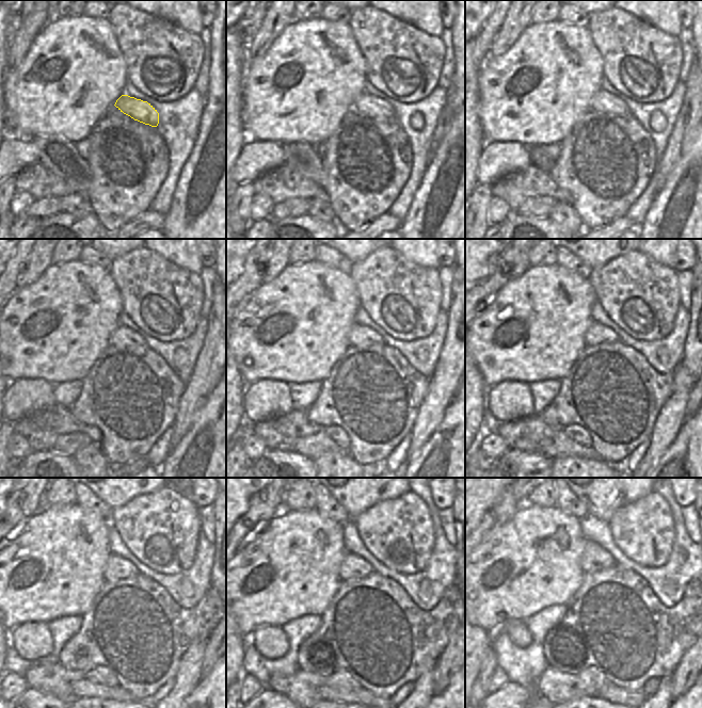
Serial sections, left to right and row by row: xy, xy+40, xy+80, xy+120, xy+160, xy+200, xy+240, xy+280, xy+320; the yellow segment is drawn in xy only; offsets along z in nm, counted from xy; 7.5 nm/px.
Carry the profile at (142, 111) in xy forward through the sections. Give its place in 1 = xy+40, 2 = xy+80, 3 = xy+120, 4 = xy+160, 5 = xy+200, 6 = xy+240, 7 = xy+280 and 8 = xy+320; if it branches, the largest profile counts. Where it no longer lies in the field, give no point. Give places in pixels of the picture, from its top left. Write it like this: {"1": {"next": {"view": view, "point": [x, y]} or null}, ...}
{"1": {"next": {"view": "xy+40", "point": [366, 105]}}, "2": {"next": {"view": "xy+80", "point": [603, 101]}}, "3": {"next": {"view": "xy+120", "point": [123, 337]}}, "4": {"next": {"view": "xy+160", "point": [360, 335]}}, "5": {"next": {"view": "xy+200", "point": [597, 333]}}, "6": {"next": {"view": "xy+240", "point": [117, 567]}}, "7": {"next": {"view": "xy+280", "point": [353, 566]}}, "8": {"next": {"view": "xy+320", "point": [594, 559]}}}

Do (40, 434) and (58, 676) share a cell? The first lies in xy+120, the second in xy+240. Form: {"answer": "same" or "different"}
{"answer": "same"}

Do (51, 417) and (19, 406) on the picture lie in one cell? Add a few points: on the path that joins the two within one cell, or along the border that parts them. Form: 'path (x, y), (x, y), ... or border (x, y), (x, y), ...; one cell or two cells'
border (56, 403), (46, 409), (34, 412), (14, 423); two cells

